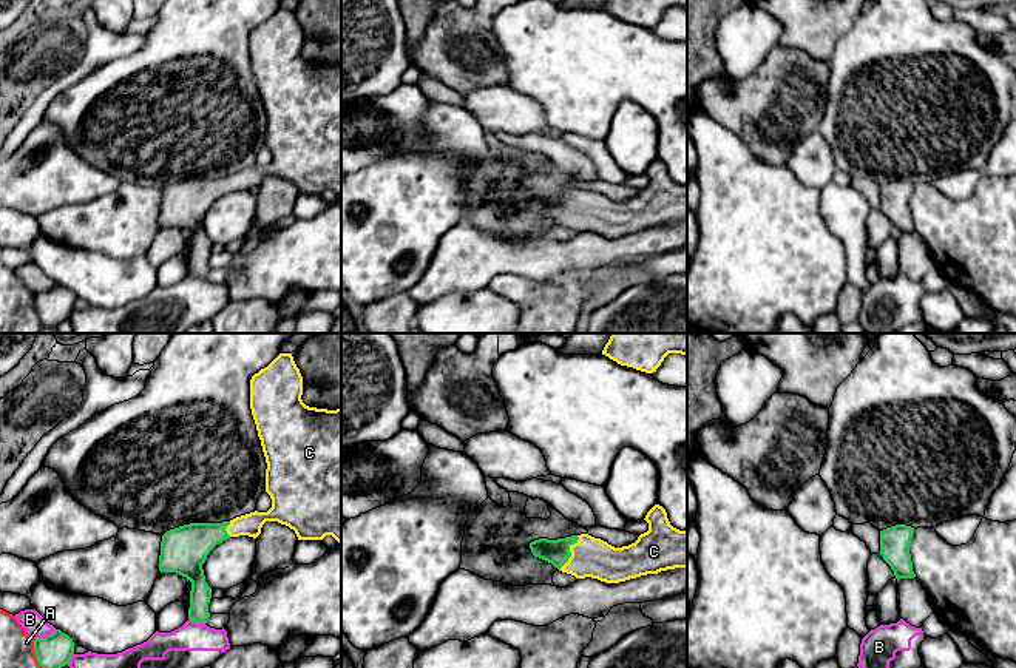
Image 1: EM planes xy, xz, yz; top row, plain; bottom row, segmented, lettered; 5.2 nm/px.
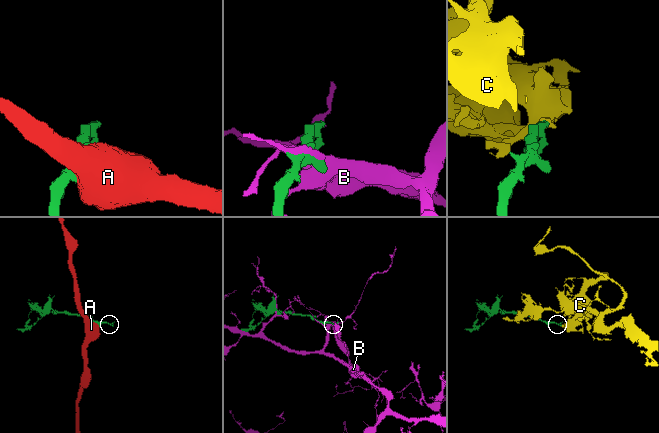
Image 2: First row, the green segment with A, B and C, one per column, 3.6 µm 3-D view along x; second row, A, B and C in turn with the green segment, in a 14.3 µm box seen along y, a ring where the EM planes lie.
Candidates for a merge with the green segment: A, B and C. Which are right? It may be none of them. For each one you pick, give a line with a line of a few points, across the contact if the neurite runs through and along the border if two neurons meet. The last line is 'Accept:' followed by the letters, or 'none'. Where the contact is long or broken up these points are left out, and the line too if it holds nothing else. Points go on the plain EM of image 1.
C: line xz (556, 207), (570, 207), (592, 212)
Accept: C

